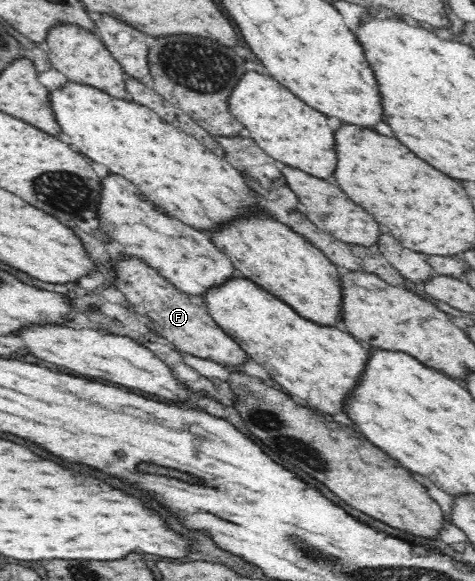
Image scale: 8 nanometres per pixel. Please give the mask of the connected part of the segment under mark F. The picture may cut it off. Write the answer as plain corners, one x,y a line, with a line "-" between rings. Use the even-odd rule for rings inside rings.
126,256
116,260
113,270
116,275
115,288
134,305
136,312
147,316
161,336
166,336
166,344
190,356
211,360
225,368
236,368
236,372
248,364
250,355
216,323
203,298
182,293
156,269
137,258

